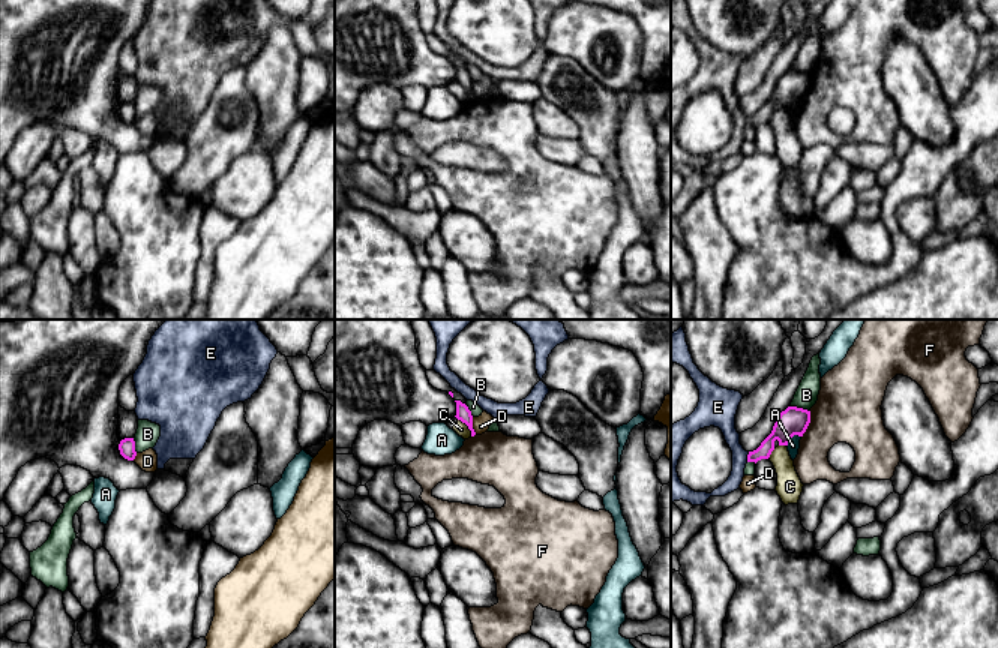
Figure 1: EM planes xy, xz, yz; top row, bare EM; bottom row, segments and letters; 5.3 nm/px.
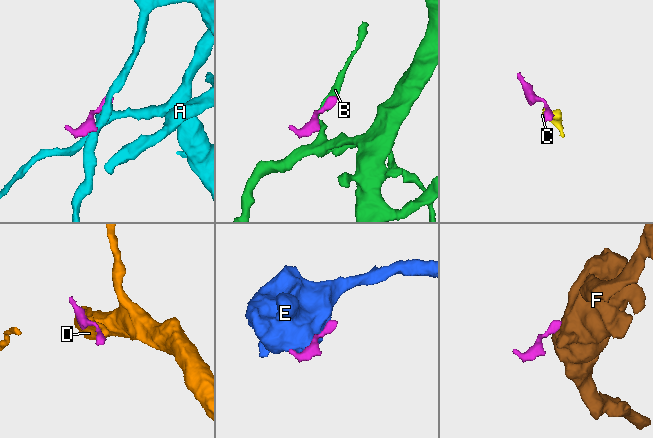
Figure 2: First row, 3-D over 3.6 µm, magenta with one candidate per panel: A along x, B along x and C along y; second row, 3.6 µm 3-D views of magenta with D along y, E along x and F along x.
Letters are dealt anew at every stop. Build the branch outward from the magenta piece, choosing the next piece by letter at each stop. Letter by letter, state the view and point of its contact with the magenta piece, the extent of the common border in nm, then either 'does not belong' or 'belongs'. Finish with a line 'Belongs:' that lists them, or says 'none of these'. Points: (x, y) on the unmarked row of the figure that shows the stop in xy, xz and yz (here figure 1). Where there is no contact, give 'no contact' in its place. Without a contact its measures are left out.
A: yz (791, 101) | 100 nm | does not belong
B: yz (800, 72) | 110 nm | does not belong
C: xz (467, 89) | 120 nm | does not belong
D: xz (471, 90) | 100 nm | does not belong
E: yz (748, 120) | 60 nm | does not belong
F: yz (808, 89) | 150 nm | does not belong
Belongs: none of these

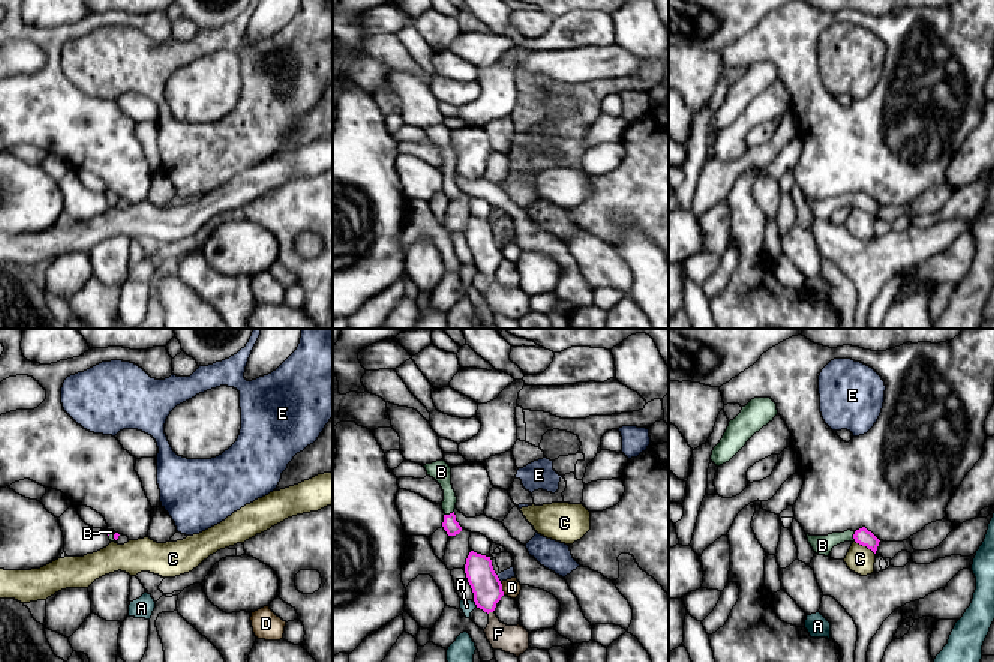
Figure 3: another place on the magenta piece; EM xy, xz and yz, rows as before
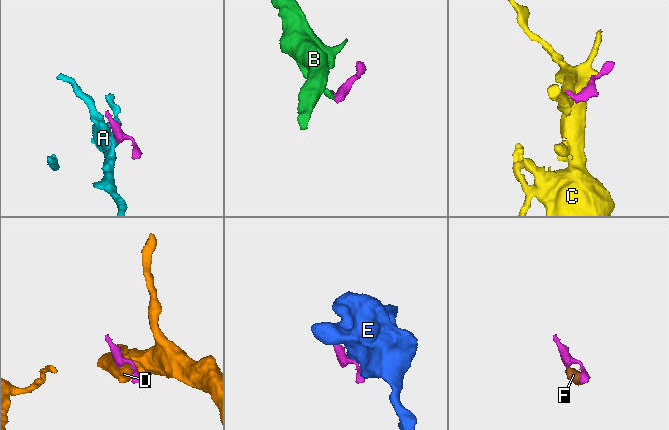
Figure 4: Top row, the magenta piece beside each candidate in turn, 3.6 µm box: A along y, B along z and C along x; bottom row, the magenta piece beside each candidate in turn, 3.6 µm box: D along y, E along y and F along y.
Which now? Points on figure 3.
A: xz (476, 267) | 40 nm | does not belong
B: yz (853, 200) | 60 nm | belongs
C: yz (865, 209) | 130 nm | does not belong
D: xz (501, 252) | 80 nm | does not belong
E: xz (498, 242) | 50 nm | does not belong
F: xz (491, 275) | 40 nm | belongs
Belongs: B, F

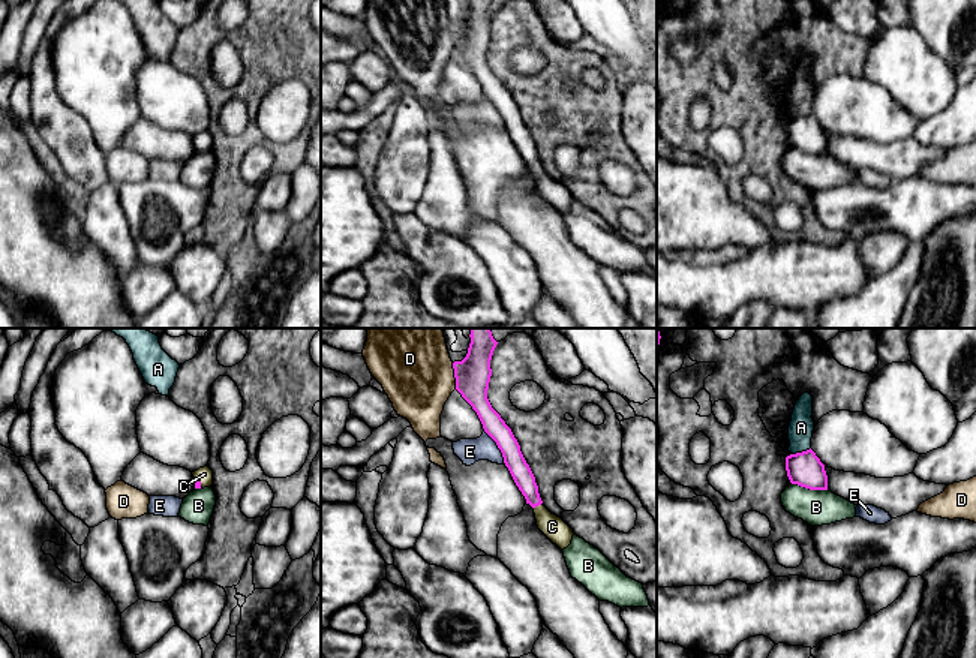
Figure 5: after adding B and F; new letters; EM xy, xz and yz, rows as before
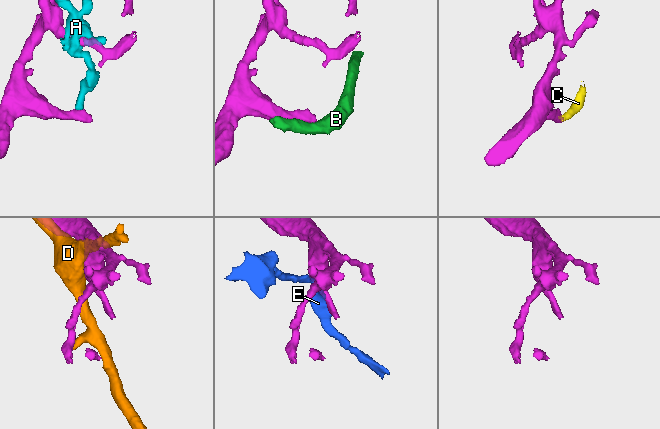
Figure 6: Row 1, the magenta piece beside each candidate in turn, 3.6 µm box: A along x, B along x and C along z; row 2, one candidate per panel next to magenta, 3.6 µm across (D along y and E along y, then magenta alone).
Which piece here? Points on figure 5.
A: yz (802, 116) | 110 nm | does not belong
B: yz (810, 153) | 200 nm | does not belong
C: xz (537, 170) | 60 nm | belongs
D: xz (455, 41) | 150 nm | does not belong
E: xz (498, 111) | 200 nm | does not belong
Belongs: C

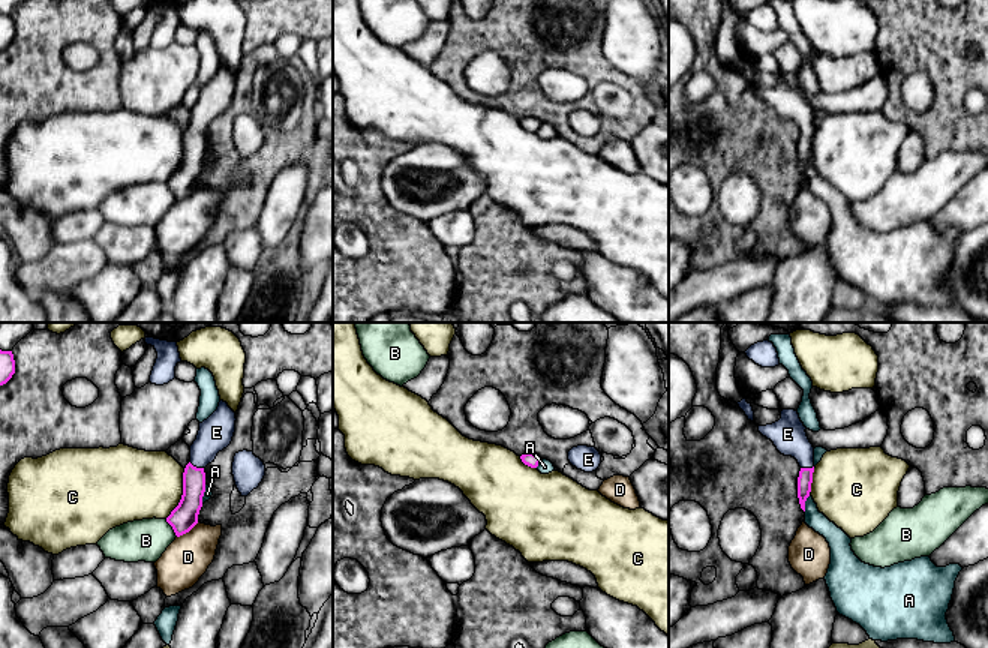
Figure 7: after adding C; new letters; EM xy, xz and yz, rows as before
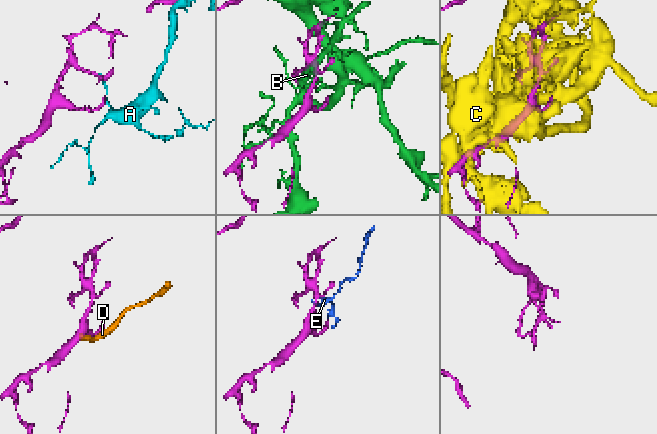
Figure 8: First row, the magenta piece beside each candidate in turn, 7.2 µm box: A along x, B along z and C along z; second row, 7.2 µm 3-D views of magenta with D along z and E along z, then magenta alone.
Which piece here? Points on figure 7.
A: yz (805, 164) | 120 nm | does not belong
B: xy (173, 192) | 120 nm | does not belong
C: xy (183, 158) | 300 nm | does not belong
D: xy (188, 195) | 150 nm | does not belong
E: xy (195, 131) | 90 nm | belongs
Belongs: E

